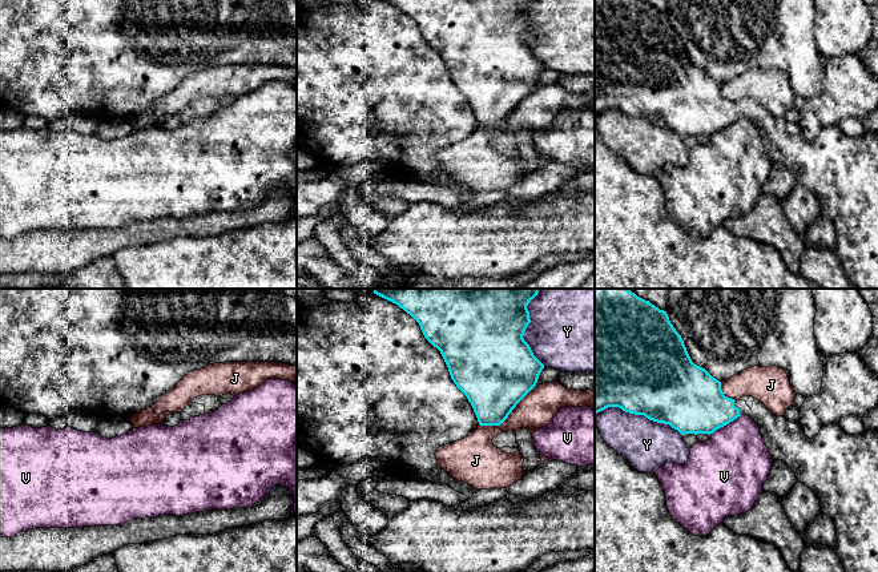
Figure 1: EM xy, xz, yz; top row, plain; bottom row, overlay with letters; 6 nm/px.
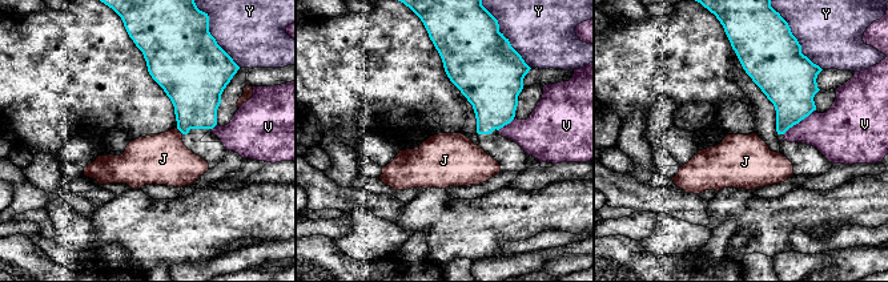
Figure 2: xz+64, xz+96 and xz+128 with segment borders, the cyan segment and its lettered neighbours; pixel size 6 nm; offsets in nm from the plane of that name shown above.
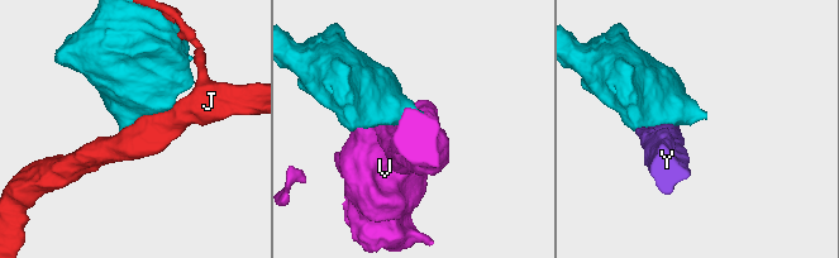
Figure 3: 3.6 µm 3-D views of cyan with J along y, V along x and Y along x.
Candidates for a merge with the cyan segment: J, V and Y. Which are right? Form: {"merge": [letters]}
{"merge": []}

